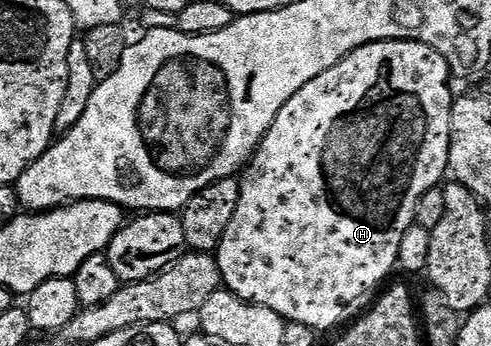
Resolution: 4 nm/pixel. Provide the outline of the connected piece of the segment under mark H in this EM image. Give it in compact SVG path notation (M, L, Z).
M380 40L374 44L364 44L361 48L356 48L350 56L344 56L342 60L335 66L331 66L326 72L320 72L319 75L311 82L307 82L307 86L303 86L303 90L295 93L283 106L283 110L279 110L279 114L275 118L275 122L267 130L267 134L261 139L261 145L258 146L253 154L252 160L245 165L239 176L241 189L239 190L239 202L235 206L235 214L231 218L231 222L227 222L227 230L223 234L221 241L217 246L215 259L219 270L221 271L221 283L228 291L235 293L240 300L247 301L248 304L258 304L259 306L267 306L267 310L275 310L275 314L279 314L287 322L294 324L306 324L314 330L322 330L321 328L333 328L341 320L341 315L345 312L348 304L353 304L360 298L364 292L369 292L376 286L380 280L385 280L389 276L389 271L398 267L397 255L399 254L400 243L403 240L404 232L415 224L417 214L417 203L423 194L427 194L427 190L438 187L446 179L447 169L449 166L449 114L453 109L455 92L449 89L449 79L451 73L449 63L439 54L435 54L435 50L431 50L431 46L420 44L414 40Z

